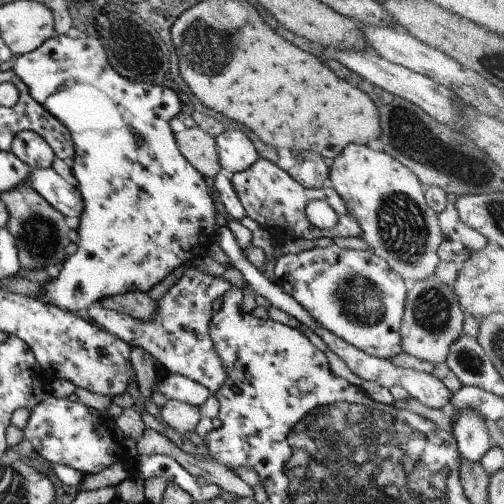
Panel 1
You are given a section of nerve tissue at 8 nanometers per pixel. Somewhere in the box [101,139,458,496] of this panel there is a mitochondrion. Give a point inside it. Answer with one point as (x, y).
(402, 226)

